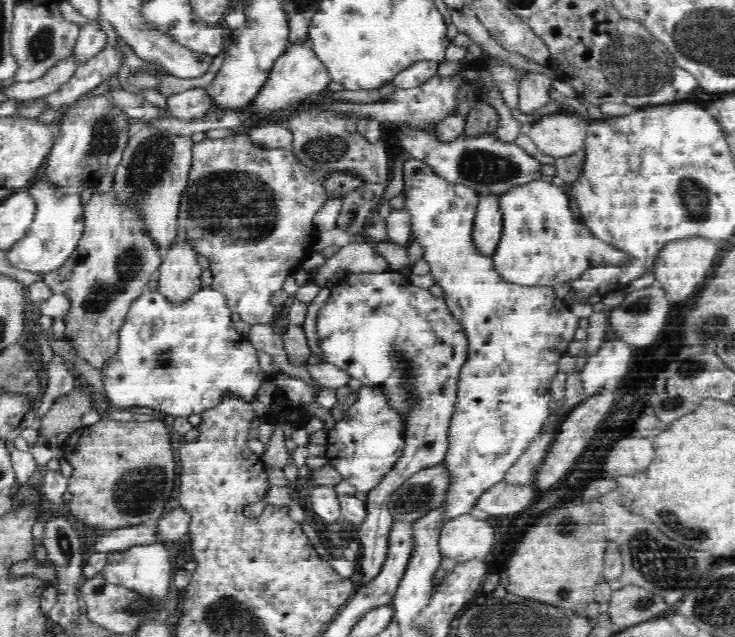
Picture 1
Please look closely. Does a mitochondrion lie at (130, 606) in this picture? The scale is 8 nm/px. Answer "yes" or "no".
yes

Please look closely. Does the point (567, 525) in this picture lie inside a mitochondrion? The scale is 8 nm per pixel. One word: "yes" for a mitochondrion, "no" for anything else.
yes

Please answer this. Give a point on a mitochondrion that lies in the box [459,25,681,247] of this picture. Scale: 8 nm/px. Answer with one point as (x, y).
(633, 66)

